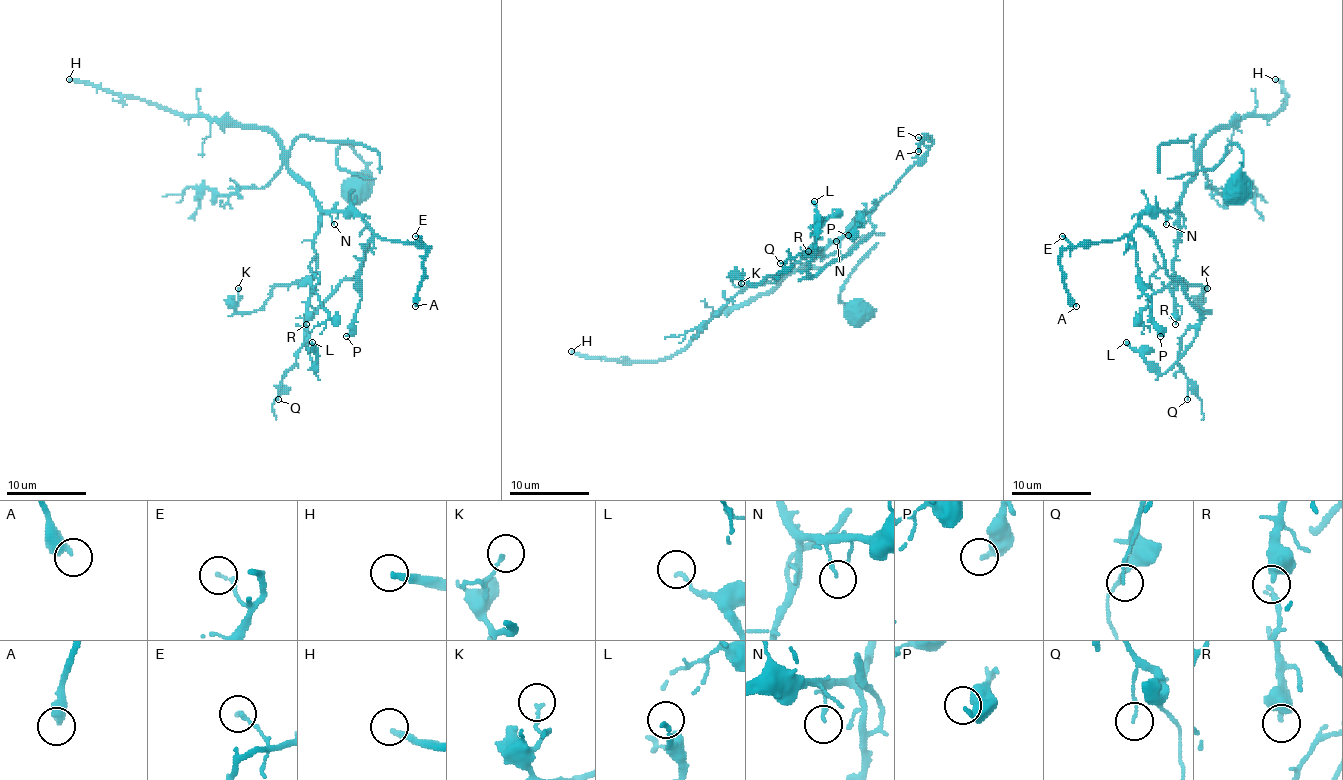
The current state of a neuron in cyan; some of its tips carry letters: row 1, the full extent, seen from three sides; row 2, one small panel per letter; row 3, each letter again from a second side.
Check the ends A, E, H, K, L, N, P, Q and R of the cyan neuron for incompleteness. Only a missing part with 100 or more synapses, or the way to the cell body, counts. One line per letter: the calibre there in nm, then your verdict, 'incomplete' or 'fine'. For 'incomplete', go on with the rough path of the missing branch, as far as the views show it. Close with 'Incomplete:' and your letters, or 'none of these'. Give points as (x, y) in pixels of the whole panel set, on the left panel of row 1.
A: calibre 360 nm; fine
E: calibre 150 nm; fine
H: calibre 260 nm; incomplete
K: calibre 130 nm; fine
L: calibre 140 nm; fine
N: calibre 120 nm; fine
P: calibre 320 nm; fine
Q: calibre 70 nm; fine
R: calibre 500 nm; fine
Incomplete: H

